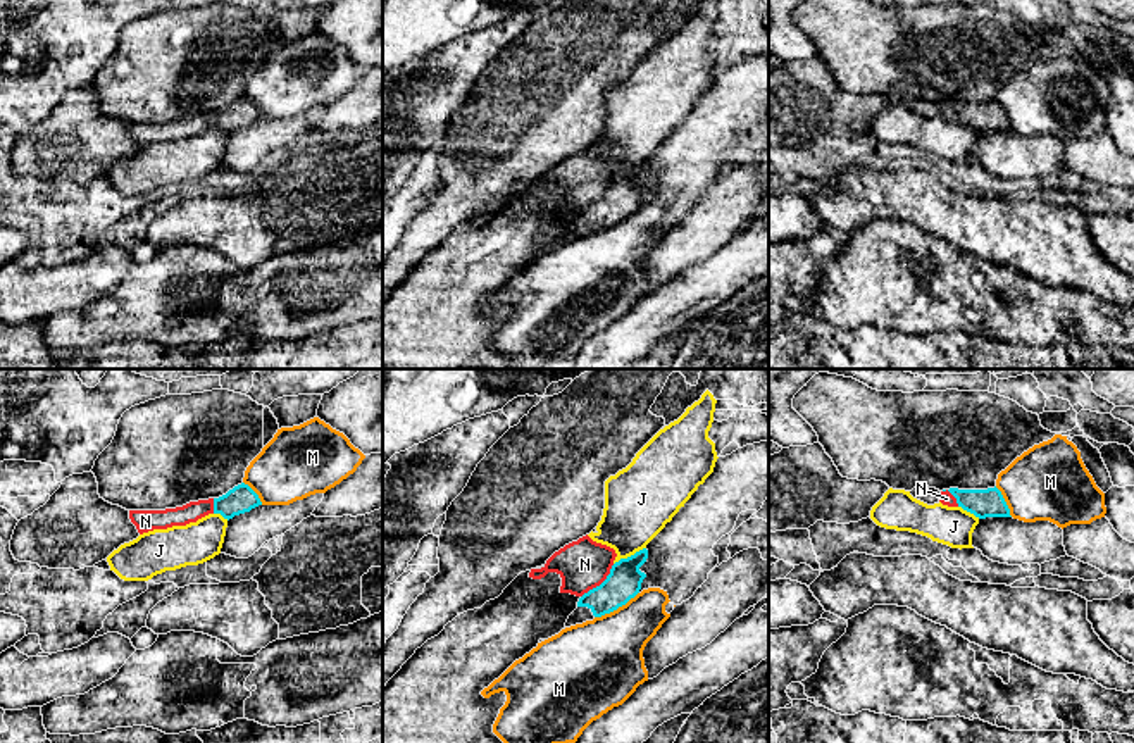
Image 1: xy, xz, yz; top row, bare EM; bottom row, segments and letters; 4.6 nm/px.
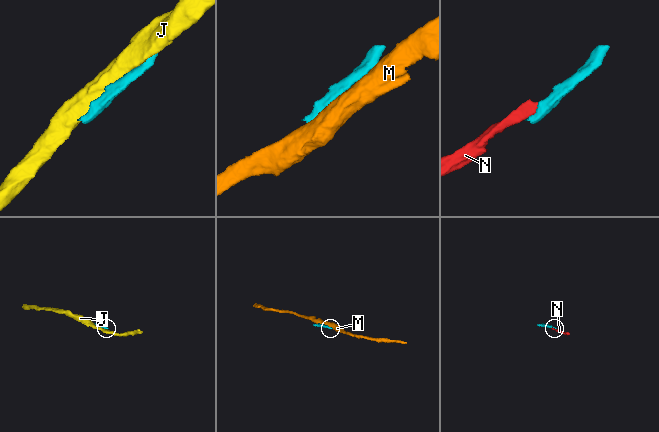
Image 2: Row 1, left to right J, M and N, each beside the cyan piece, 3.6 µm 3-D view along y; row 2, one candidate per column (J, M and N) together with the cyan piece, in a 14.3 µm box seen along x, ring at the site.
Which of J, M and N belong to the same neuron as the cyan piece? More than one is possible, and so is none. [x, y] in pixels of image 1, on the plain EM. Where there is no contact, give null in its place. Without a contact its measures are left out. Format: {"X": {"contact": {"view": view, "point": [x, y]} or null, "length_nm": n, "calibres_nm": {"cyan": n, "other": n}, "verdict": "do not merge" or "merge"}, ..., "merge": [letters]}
{"J": {"contact": {"view": "xz", "point": [631, 169]}, "length_nm": 170, "calibres_nm": {"cyan": 160, "other": 320}, "verdict": "do not merge"}, "M": {"contact": {"view": "xz", "point": [616, 223]}, "length_nm": 240, "calibres_nm": {"cyan": 160, "other": 380}, "verdict": "do not merge"}, "N": {"contact": {"view": "xz", "point": [602, 197]}, "length_nm": 220, "calibres_nm": {"cyan": 160, "other": 240}, "verdict": "merge"}, "merge": ["N"]}

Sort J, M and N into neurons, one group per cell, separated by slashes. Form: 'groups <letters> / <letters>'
groups J / M / N

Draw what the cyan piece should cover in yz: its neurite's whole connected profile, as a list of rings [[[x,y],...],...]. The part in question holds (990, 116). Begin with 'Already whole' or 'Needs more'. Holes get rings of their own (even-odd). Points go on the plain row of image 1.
Needs more. [[[996,100],[988,103],[950,102],[941,105],[939,116],[948,121],[962,121],[979,133],[1012,131],[1010,122]]]

